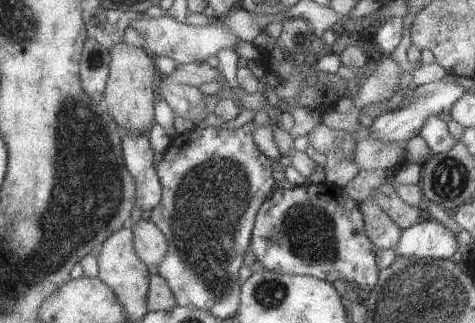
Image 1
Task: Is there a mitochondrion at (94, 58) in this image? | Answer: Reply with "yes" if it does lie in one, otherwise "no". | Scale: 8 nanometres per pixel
no

